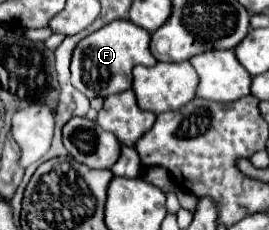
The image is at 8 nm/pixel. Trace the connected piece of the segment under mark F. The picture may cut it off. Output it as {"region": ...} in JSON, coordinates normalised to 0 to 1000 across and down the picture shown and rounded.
{"region":[[[468,83],[416,91],[342,152],[312,161],[268,239],[268,370],[305,396],[320,422],[401,422],[483,387],[491,370],[491,291],[498,283],[580,283],[580,257],[558,230],[558,143],[491,109]]]}

